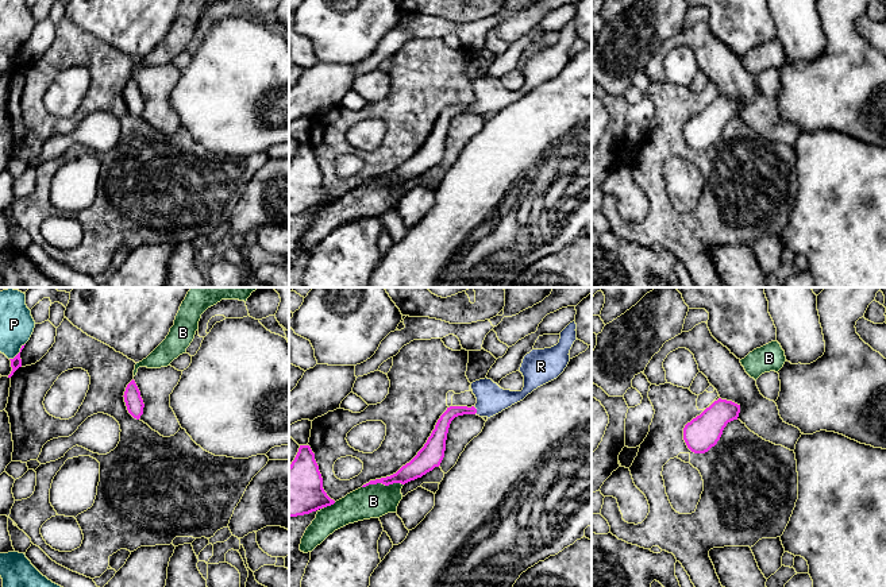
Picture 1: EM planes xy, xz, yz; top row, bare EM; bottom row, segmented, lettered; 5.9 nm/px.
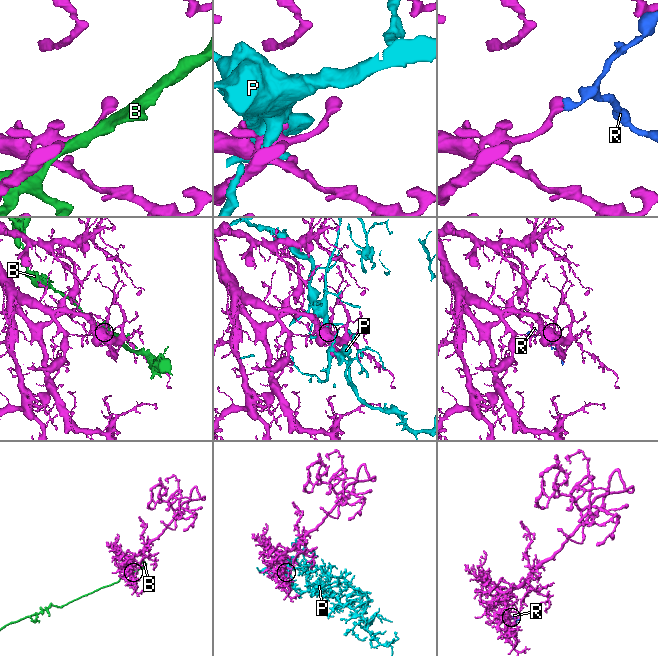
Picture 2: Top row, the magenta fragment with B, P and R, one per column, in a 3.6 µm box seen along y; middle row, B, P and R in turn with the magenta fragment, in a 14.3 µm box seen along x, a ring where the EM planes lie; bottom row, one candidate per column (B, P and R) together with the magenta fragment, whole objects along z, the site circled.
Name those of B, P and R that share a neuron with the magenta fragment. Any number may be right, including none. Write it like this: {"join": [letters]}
{"join": ["R"]}

